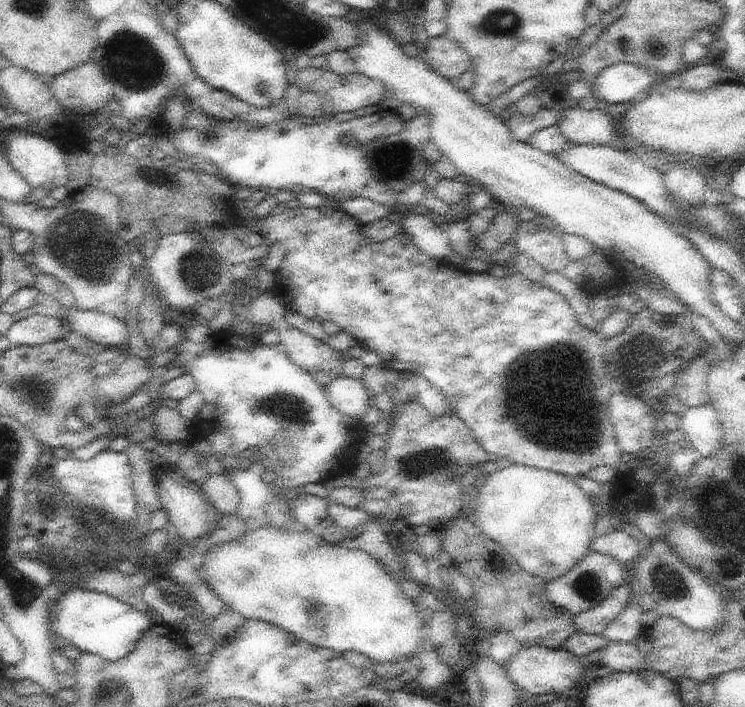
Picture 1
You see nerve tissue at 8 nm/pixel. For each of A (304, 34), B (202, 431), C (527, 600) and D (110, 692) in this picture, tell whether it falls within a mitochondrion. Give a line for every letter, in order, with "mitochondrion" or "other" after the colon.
A: mitochondrion
B: other
C: other
D: mitochondrion

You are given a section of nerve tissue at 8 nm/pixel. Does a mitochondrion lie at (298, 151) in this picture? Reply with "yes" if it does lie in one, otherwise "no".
no

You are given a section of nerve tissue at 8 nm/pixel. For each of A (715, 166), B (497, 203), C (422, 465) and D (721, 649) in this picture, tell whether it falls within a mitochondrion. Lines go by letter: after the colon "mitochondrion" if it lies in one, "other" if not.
A: other
B: other
C: mitochondrion
D: other

